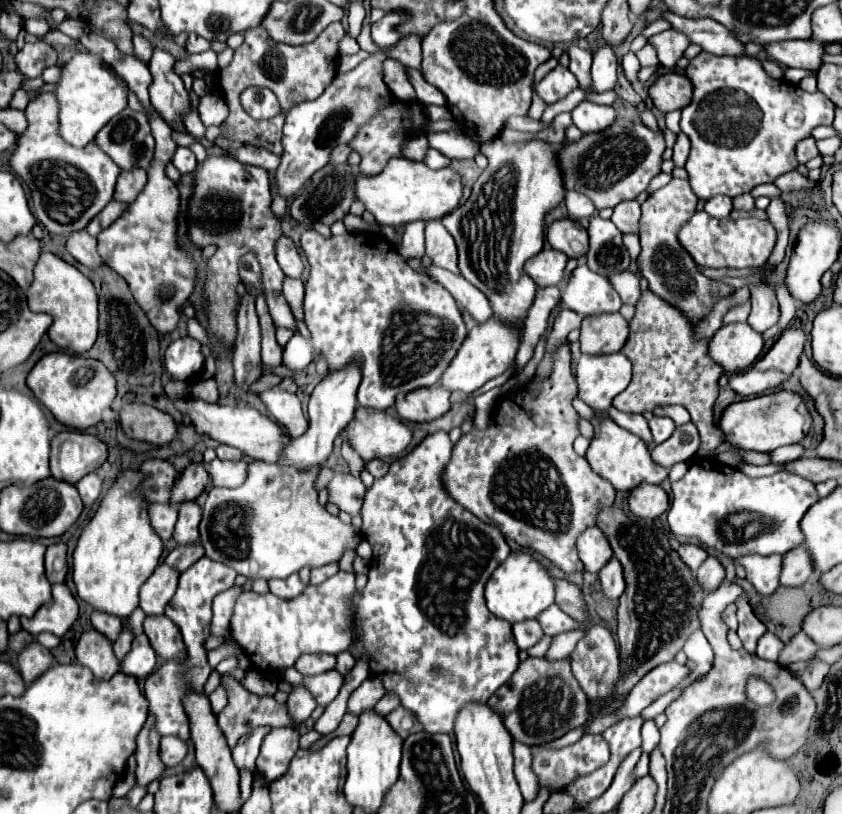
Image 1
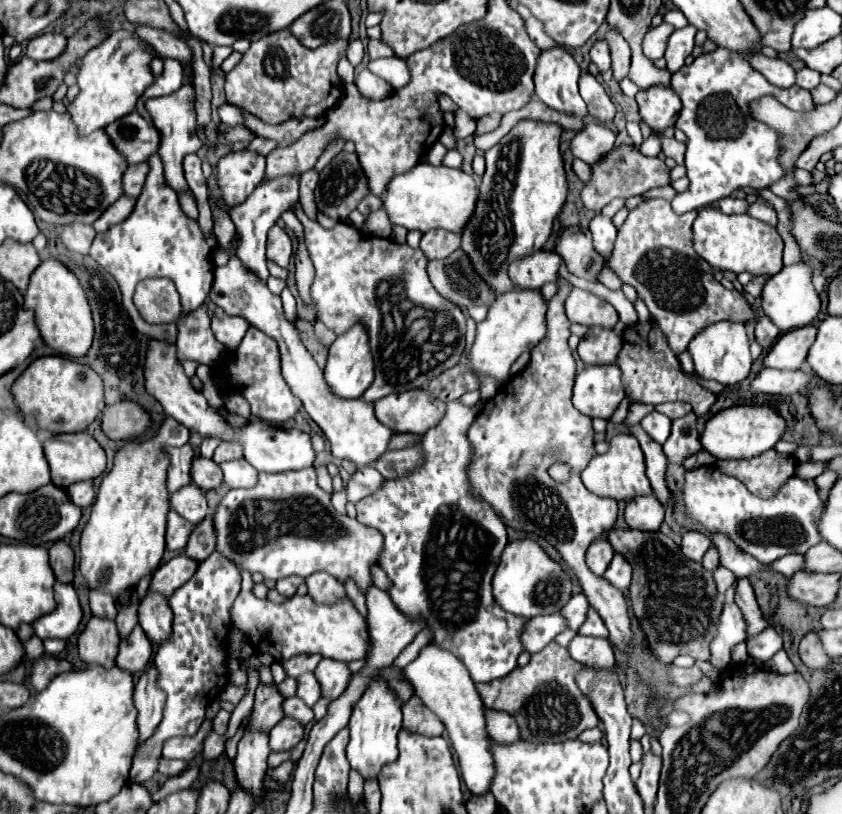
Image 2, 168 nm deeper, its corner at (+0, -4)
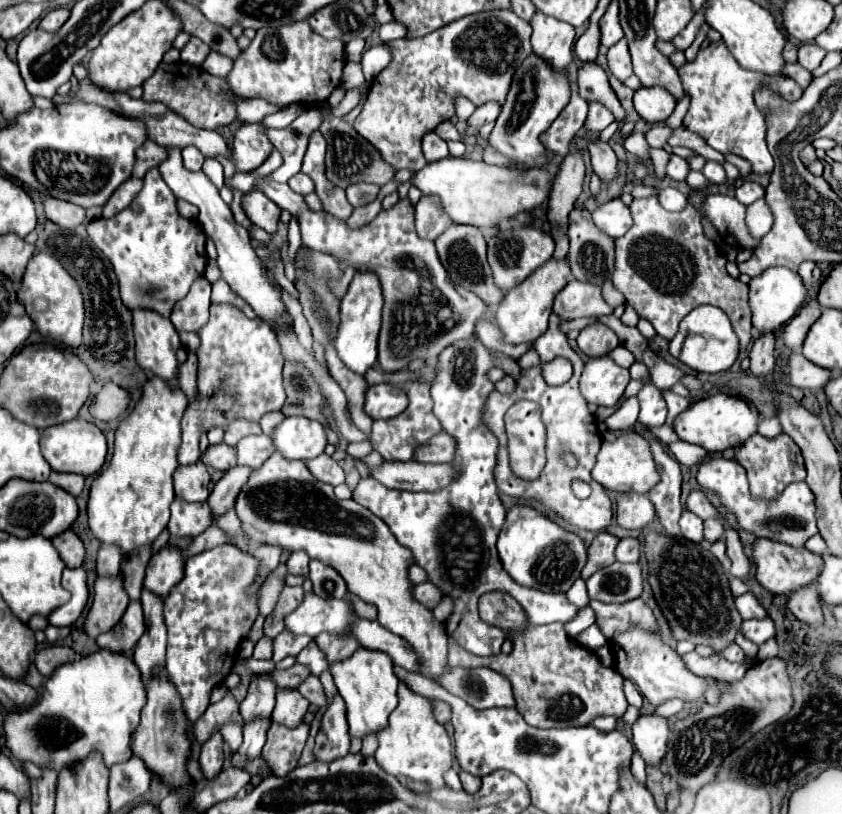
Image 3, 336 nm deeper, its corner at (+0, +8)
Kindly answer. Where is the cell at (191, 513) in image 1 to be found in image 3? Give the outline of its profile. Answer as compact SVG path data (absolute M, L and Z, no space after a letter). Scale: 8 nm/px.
M196 461L192 465L180 465L174 471L174 491L176 497L196 503L196 501L206 501L210 491L208 491L210 475L208 469L202 461Z

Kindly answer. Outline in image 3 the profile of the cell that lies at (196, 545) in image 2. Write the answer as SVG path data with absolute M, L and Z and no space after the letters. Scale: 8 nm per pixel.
M236 465L232 469L228 469L224 473L224 477L214 485L214 491L208 497L208 503L212 507L214 517L218 517L220 513L228 511L234 507L238 493L242 491L242 487L246 485L248 477L250 477L252 469L246 465Z

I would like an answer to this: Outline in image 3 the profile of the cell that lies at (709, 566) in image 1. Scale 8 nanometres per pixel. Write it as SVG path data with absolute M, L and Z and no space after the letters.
M716 517L716 519L706 519L704 521L704 539L714 543L716 539L722 539L724 537L724 527L722 527L722 519Z

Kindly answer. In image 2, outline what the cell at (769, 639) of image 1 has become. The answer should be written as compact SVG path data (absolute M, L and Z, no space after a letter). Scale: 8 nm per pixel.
M766 627L764 635L752 639L752 647L748 649L750 655L762 663L770 661L782 649L782 637L774 631L774 627Z

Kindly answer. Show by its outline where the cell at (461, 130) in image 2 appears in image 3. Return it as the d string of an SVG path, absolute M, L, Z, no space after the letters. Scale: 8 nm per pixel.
M488 101L484 105L480 105L474 115L468 119L468 123L472 127L482 127L484 123L490 123L490 121L496 121L500 115L500 103L498 101Z

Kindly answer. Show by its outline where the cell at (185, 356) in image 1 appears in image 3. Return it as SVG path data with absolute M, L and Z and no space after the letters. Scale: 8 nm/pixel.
M200 277L192 283L188 295L176 303L172 309L170 321L176 331L198 331L208 321L210 307L210 283L206 277Z

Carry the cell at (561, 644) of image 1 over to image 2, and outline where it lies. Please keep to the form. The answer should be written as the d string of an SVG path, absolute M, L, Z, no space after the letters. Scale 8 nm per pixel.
M576 635L568 645L568 653L578 663L594 663L596 667L614 667L612 645L608 639L602 637Z

